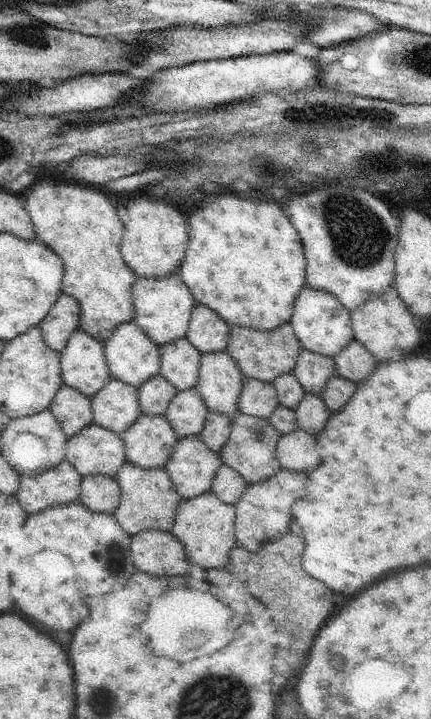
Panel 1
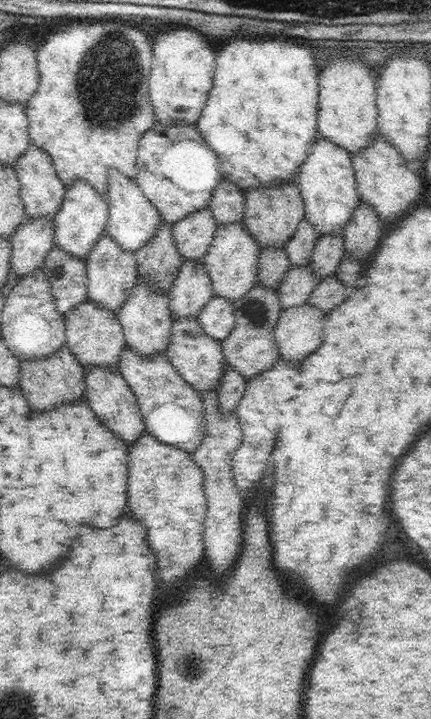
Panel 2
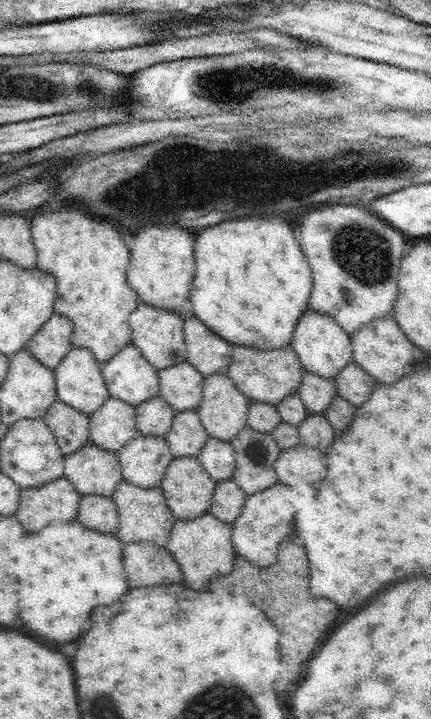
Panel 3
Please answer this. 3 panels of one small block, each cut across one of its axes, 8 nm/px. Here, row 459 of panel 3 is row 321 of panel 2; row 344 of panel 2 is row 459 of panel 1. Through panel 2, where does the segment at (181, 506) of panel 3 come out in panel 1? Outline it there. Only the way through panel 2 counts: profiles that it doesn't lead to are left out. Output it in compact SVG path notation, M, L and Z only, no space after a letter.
M198 434L198 436L179 438L165 467L179 497L182 501L187 501L210 491L214 477L222 465L221 453L212 450Z

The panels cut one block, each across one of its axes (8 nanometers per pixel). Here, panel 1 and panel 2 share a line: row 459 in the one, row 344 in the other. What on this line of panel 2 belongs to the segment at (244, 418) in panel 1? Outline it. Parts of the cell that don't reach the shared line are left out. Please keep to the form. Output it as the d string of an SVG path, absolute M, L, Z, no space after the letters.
M256 282L250 293L232 303L235 326L222 341L225 364L230 364L246 381L274 366L281 360L275 329L283 309L280 307L278 289L270 291L268 286Z

